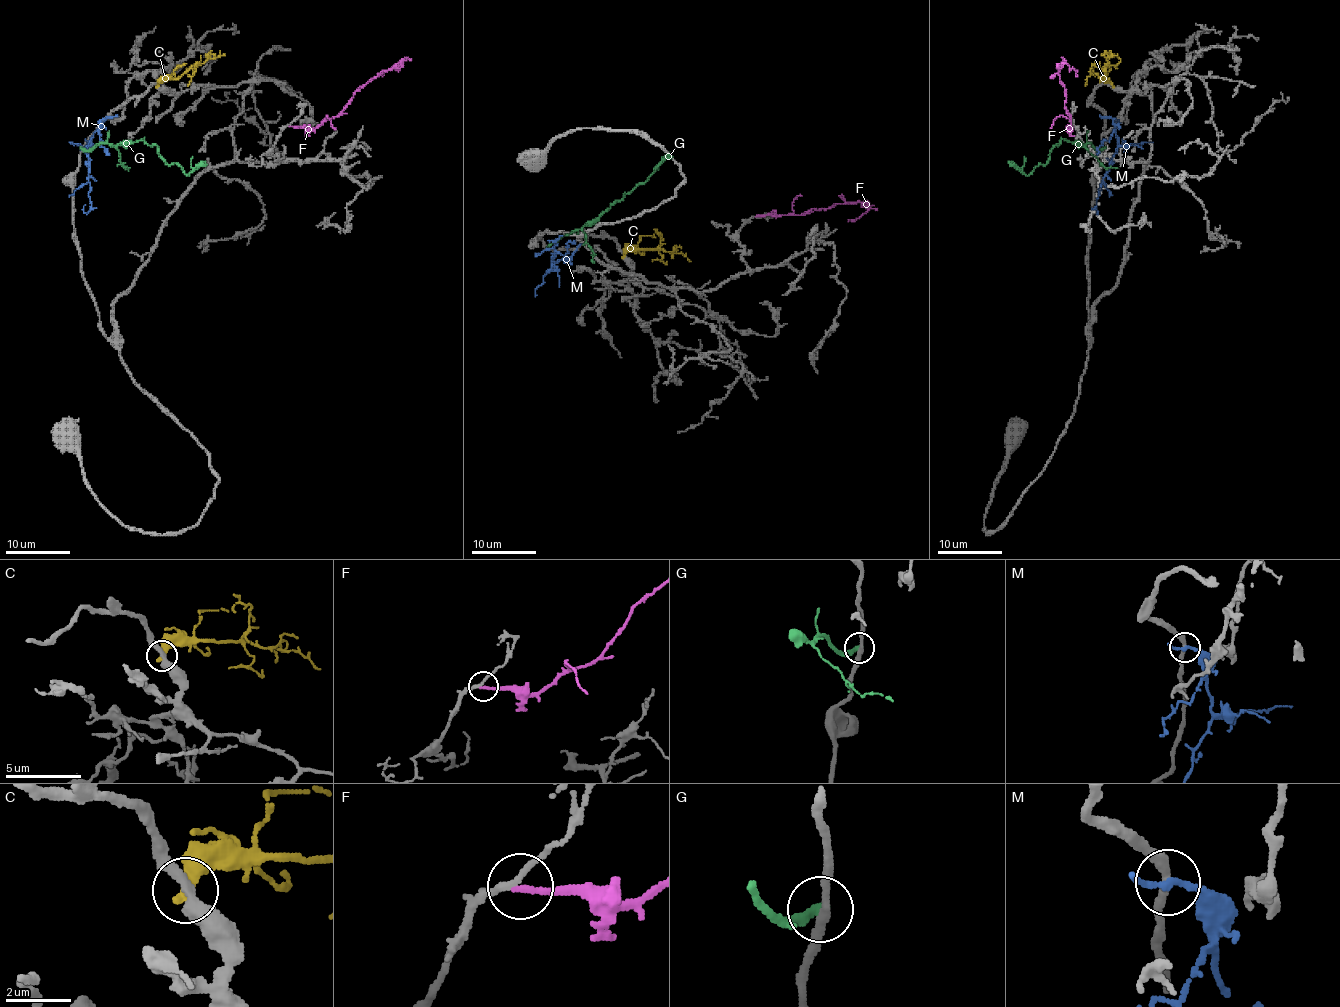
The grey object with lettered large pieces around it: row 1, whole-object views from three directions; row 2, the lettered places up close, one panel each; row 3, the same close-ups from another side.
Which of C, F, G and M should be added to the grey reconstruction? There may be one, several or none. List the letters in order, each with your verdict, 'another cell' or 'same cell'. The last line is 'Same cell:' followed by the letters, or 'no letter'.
C: another cell
F: same cell
G: another cell
M: another cell
Same cell: F

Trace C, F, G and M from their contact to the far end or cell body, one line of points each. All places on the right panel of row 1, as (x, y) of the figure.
C: (1111, 84), (1106, 79), (1106, 65), (1109, 57), (1117, 54)
F: (1072, 126), (1070, 115), (1064, 105), (1066, 94), (1058, 68), (1064, 62), (1075, 70), (1077, 76)
G: (1104, 148), (1098, 150), (1091, 143), (1082, 145), (1062, 139), (1045, 164), (1040, 163), (1027, 176), (1008, 161)
M: (1106, 116), (1114, 121), (1117, 147), (1096, 198), (1096, 212), (1096, 204)

